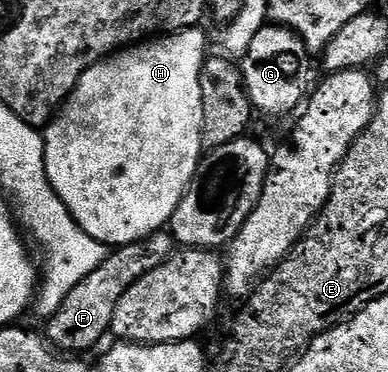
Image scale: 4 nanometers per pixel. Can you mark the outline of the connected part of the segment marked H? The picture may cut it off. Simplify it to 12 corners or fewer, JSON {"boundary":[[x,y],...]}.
{"boundary":[[199,27],[121,48],[43,129],[90,238],[161,231],[202,155]]}

